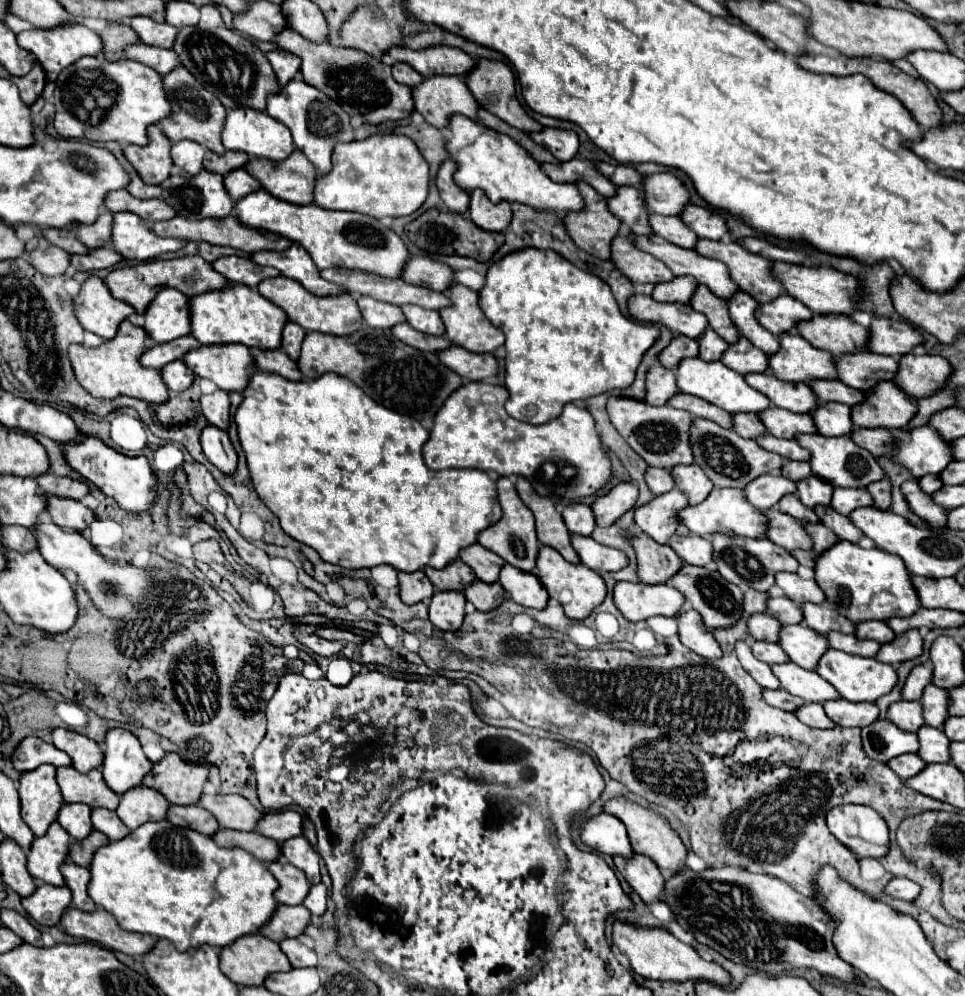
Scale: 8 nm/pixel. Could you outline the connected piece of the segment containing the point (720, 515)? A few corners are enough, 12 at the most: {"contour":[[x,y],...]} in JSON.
{"contour":[[740,489],[678,511],[696,535],[764,537],[766,517]]}

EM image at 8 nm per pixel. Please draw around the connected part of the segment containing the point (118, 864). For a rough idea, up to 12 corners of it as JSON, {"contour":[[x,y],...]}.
{"contour":[[148,821],[94,851],[90,899],[178,951],[276,909],[242,849]]}

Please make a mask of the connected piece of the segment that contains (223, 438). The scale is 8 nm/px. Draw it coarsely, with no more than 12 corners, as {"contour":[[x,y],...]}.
{"contour":[[206,425],[200,433],[204,455],[222,473],[236,469],[236,451],[226,431]]}

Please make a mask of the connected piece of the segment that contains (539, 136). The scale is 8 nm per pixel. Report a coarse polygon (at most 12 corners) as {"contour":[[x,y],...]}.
{"contour":[[544,127],[530,133],[558,161],[572,159],[578,135],[570,129]]}

